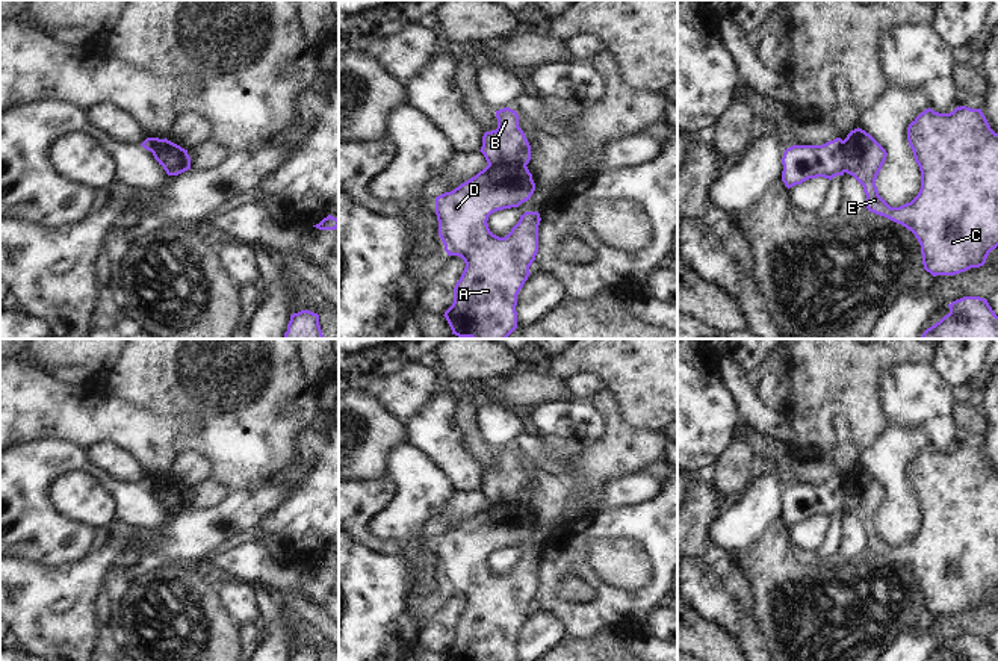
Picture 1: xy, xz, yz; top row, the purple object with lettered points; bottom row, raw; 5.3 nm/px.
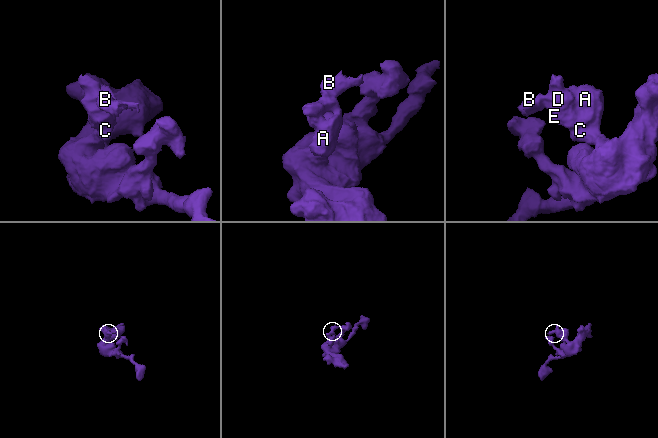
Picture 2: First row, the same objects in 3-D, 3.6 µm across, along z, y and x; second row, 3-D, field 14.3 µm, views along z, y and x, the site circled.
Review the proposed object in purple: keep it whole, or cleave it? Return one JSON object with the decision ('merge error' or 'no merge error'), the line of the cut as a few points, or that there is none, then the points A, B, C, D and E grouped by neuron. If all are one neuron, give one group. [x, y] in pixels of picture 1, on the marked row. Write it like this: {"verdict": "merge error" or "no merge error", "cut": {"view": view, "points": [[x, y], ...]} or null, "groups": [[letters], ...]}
{"verdict": "merge error", "cut": {"view": "xy", "points": [[188, 155], [168, 153], [161, 164]]}, "groups": [["A", "C", "D", "E"], ["B"]]}

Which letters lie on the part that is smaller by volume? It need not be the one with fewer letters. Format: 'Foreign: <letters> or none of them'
Foreign: B.

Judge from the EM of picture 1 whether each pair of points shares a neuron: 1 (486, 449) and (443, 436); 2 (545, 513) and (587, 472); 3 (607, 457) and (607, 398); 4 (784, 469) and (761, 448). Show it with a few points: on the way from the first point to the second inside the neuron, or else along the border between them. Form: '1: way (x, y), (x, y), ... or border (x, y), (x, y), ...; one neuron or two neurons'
1: border (454, 407), (454, 425), (460, 442), (483, 469); two neurons
2: border (569, 489), (563, 519); two neurons
3: way (613, 442), (611, 413); one neuron
4: way (781, 463), (767, 449); one neuron

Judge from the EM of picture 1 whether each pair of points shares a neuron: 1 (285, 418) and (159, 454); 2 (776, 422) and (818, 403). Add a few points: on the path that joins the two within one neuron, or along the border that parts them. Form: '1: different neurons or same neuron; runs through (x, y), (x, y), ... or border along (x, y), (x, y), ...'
1: different neurons; border along (201, 425), (194, 433), (174, 439), (176, 453)
2: different neurons; border along (784, 415), (793, 434), (791, 449)

